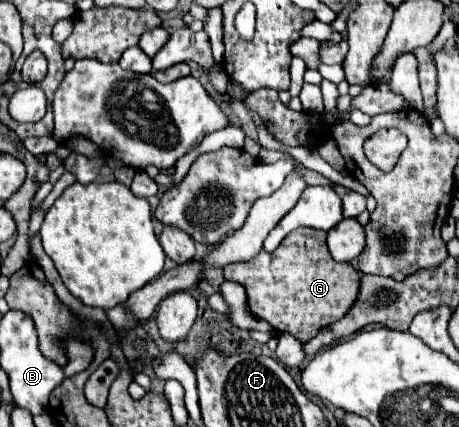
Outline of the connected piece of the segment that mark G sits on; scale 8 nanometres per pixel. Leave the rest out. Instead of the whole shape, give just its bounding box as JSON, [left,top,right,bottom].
[223,227,359,343]

